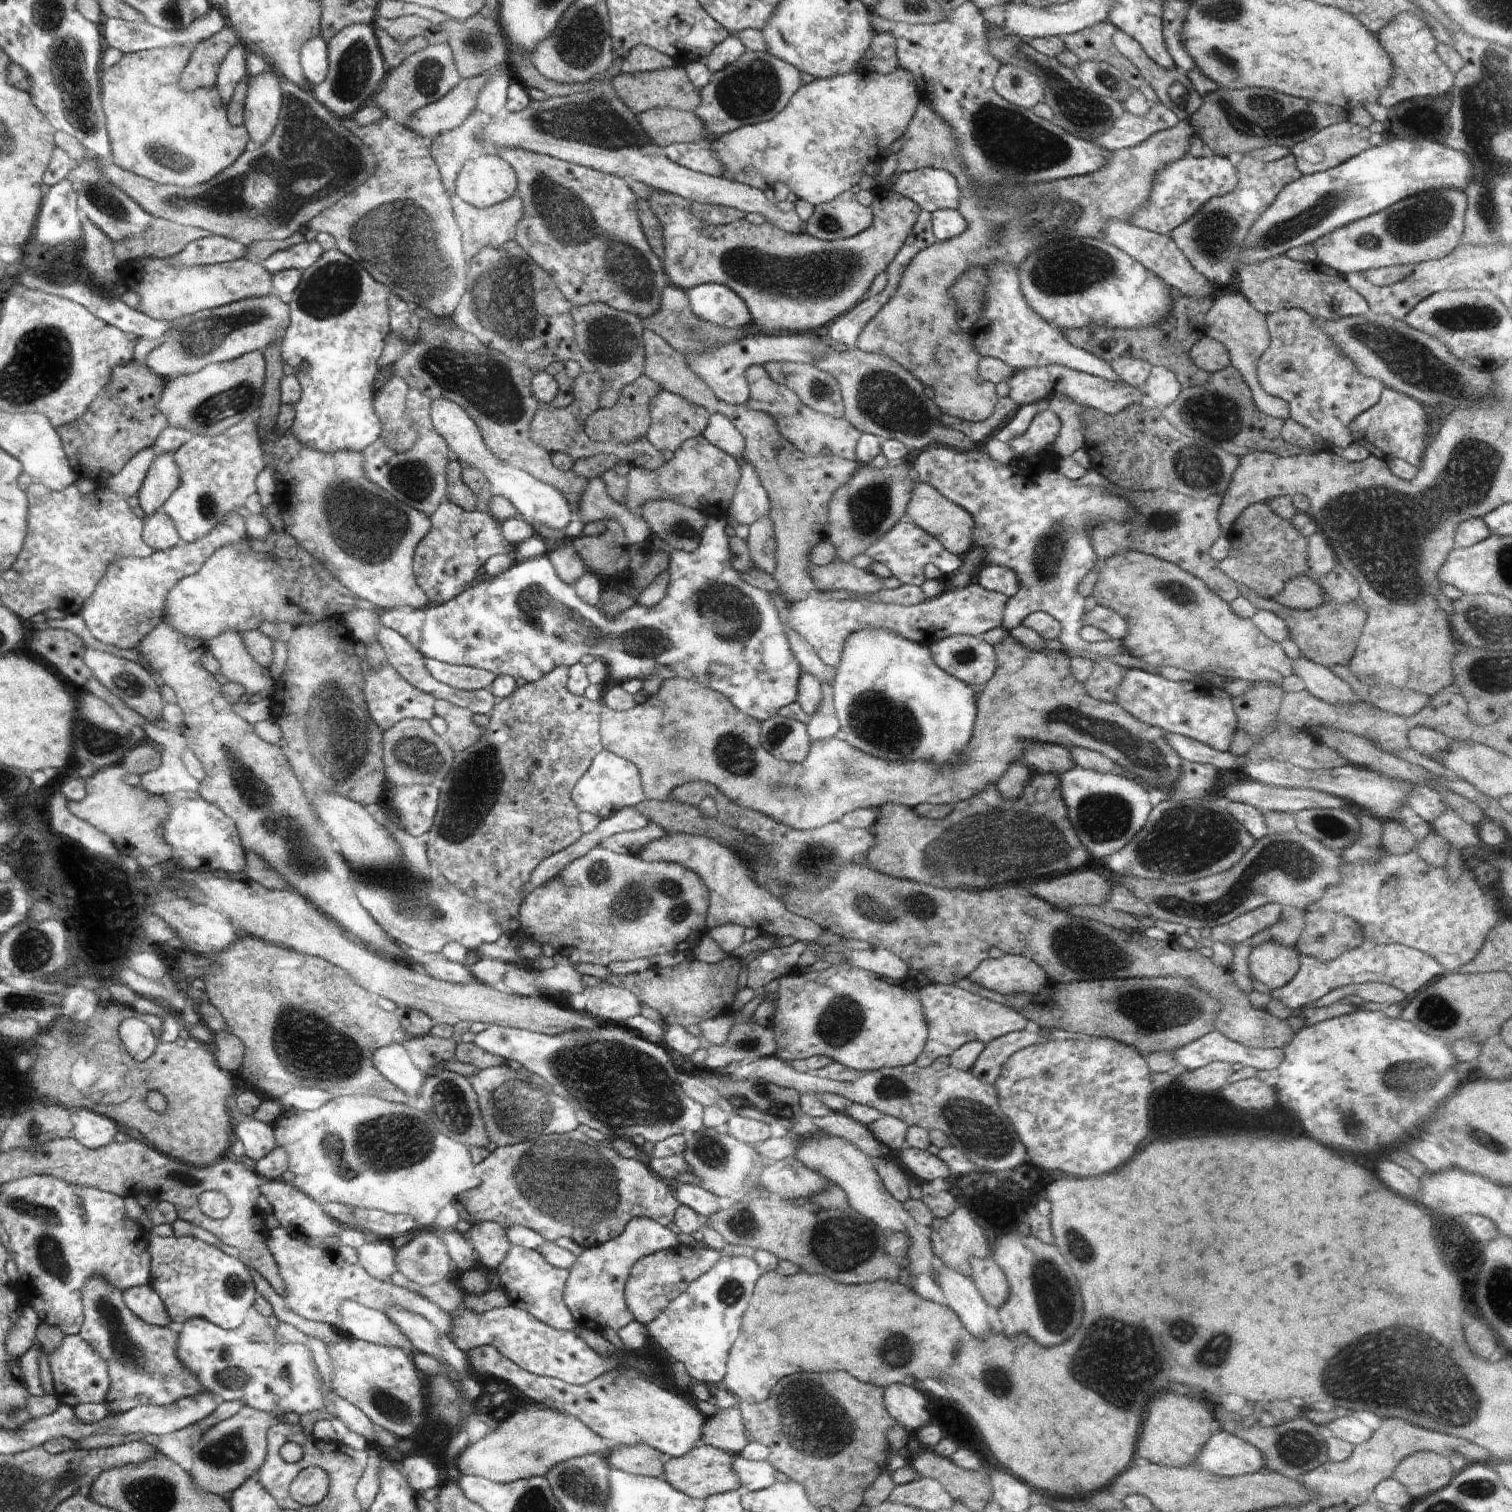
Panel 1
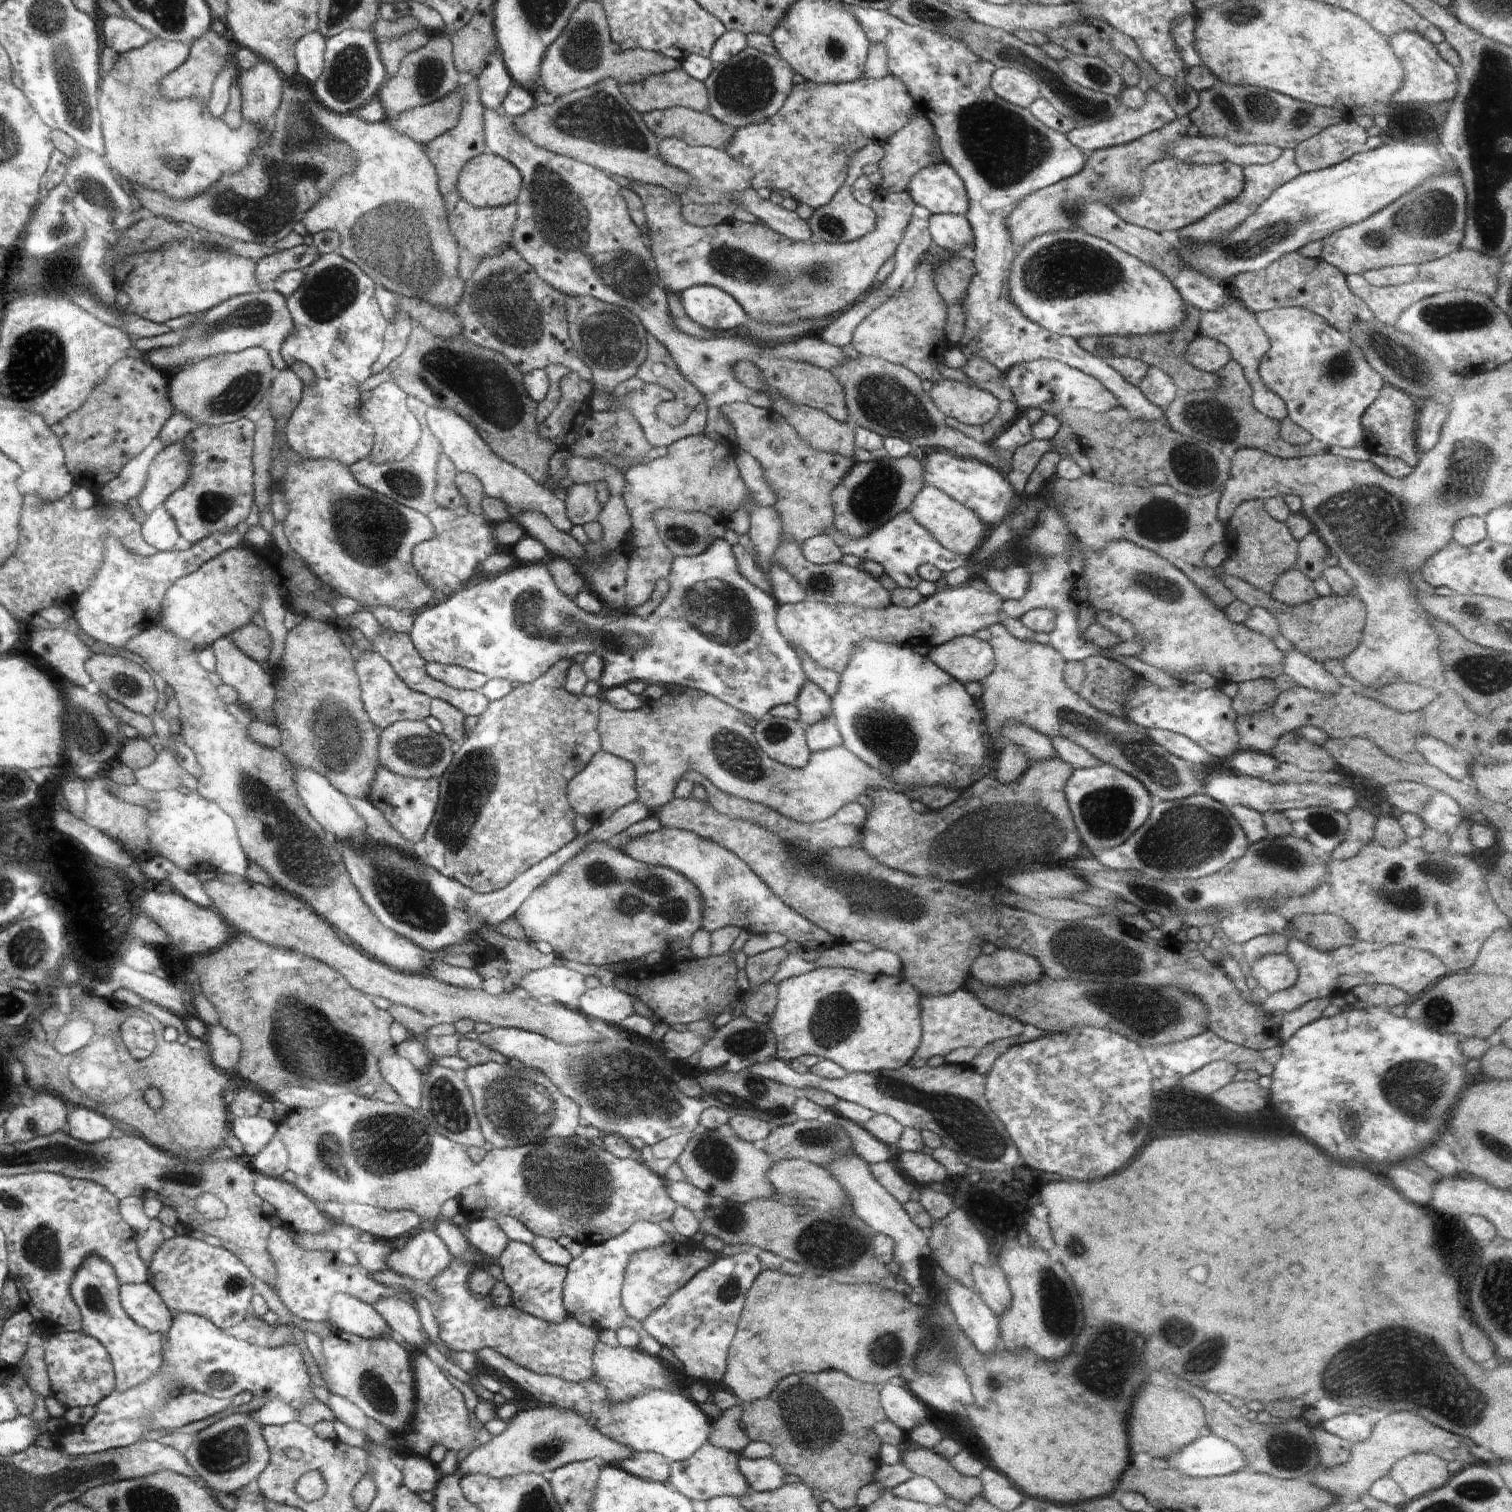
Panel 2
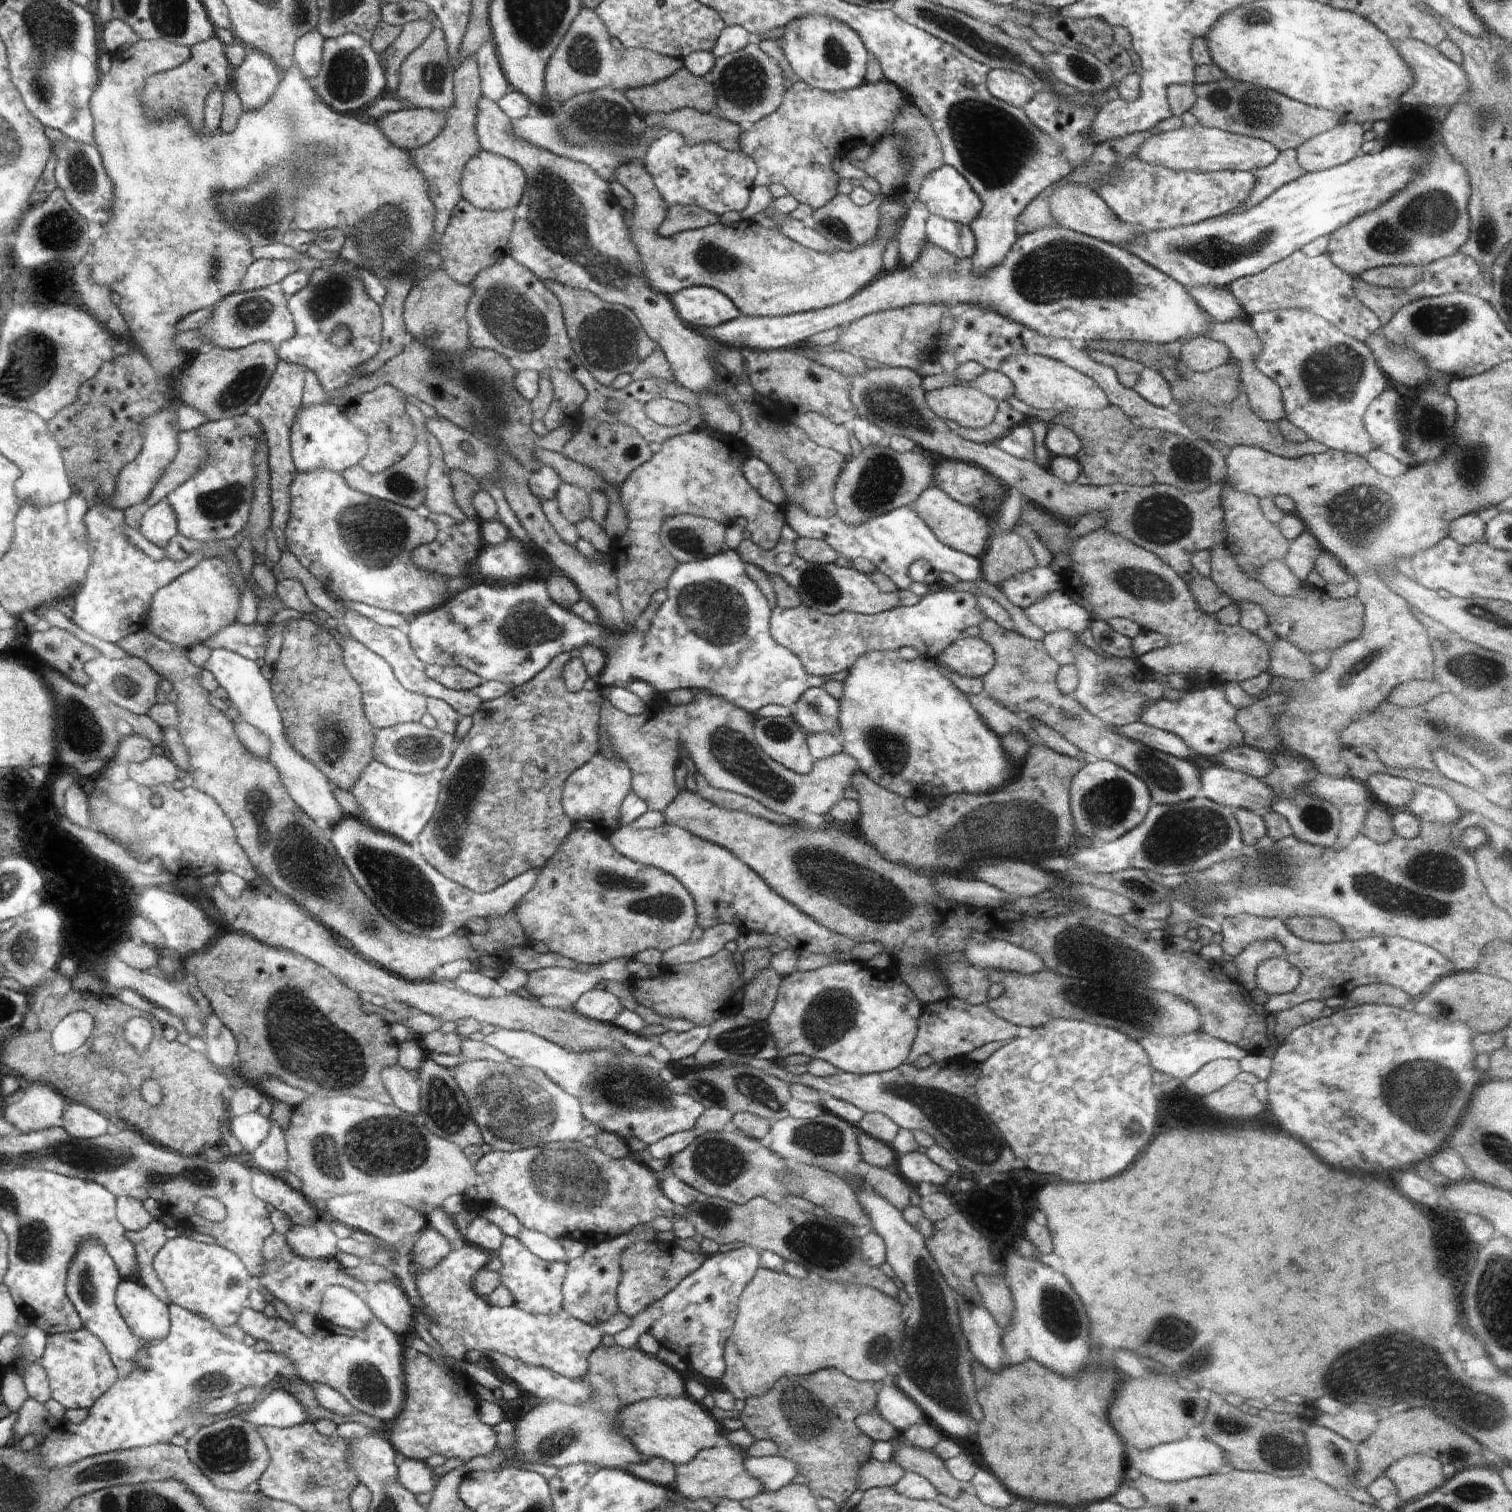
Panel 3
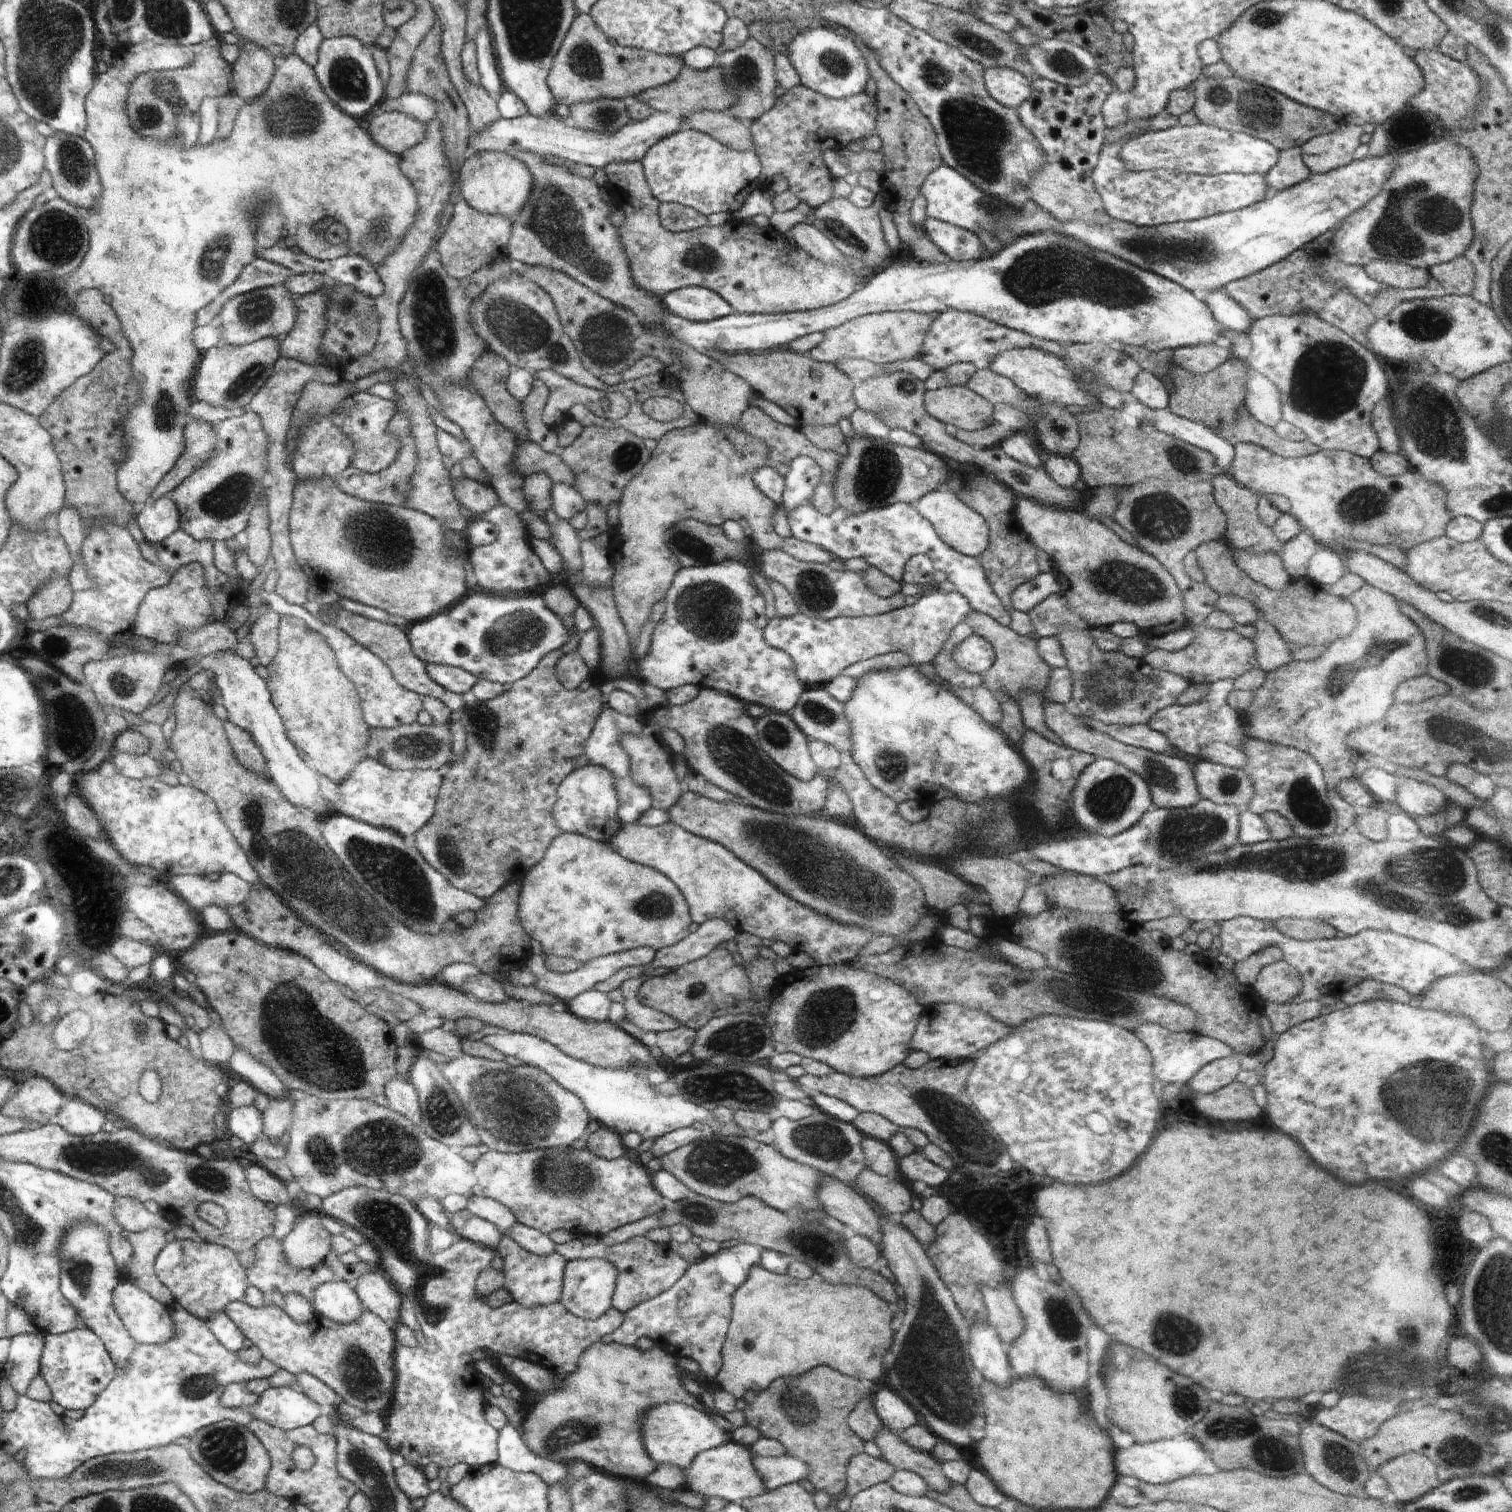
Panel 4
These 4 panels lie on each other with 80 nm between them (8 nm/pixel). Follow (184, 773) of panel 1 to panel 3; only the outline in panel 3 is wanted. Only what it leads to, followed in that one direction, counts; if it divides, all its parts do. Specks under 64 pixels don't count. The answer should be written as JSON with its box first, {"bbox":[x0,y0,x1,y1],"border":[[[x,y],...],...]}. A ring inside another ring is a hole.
{"bbox":[130,755,183,787],"border":[[[156,755],[143,763],[132,763],[130,766],[130,778],[145,787],[173,784],[183,776],[182,771],[171,757]]]}

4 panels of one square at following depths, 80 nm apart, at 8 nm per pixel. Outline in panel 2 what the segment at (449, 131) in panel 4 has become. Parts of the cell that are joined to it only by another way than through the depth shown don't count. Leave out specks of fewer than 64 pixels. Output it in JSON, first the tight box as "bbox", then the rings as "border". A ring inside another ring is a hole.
{"bbox":[378,35,460,122],"border":[[[443,35],[439,38],[430,36],[428,43],[422,48],[402,59],[400,70],[386,81],[386,86],[379,92],[378,99],[383,104],[386,120],[396,122],[401,112],[444,99],[446,95],[458,90],[458,79],[460,73],[453,59],[453,44],[444,39]]]}

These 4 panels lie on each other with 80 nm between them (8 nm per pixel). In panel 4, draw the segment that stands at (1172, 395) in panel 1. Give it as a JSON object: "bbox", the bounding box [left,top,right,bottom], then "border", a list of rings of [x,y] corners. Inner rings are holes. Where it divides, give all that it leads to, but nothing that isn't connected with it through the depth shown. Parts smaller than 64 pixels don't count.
{"bbox":[1131,369,1169,408],"border":[[[1141,369],[1138,376],[1135,376],[1131,393],[1150,408],[1169,408],[1169,394],[1166,387],[1157,376],[1146,369]]]}

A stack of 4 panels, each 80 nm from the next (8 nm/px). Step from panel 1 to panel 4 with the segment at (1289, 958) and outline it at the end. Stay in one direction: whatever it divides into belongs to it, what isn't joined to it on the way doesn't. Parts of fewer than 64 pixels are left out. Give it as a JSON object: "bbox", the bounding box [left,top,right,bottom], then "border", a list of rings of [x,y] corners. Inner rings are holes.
{"bbox":[1253,958,1303,1003],"border":[[[1283,958],[1263,966],[1253,984],[1256,993],[1264,1002],[1288,1003],[1299,995],[1303,980],[1297,970]]]}

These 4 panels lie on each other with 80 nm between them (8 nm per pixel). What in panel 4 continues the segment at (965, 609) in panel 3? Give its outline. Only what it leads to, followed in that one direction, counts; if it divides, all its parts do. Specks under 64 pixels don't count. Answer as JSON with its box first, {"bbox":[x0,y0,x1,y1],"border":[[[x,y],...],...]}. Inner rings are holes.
{"bbox":[763,589,974,688],"border":[[[934,589],[927,593],[921,593],[912,605],[904,605],[902,608],[876,616],[839,616],[824,620],[796,613],[789,617],[772,617],[767,621],[763,635],[764,640],[771,647],[779,648],[790,656],[791,661],[794,663],[797,677],[806,688],[824,688],[826,683],[837,677],[848,665],[860,662],[860,660],[874,658],[878,654],[905,652],[910,656],[911,662],[916,665],[932,664],[935,655],[940,652],[951,630],[957,624],[964,623],[973,612],[974,610],[969,600],[958,591],[946,593]]]}

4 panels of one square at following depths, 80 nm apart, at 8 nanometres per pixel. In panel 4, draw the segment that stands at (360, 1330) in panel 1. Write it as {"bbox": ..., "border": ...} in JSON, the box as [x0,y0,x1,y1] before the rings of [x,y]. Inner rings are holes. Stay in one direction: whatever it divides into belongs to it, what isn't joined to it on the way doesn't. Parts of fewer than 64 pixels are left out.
{"bbox":[312,1280,366,1323],"border":[[[343,1280],[324,1283],[316,1288],[312,1303],[316,1316],[326,1317],[329,1322],[356,1323],[366,1310],[352,1284]]]}

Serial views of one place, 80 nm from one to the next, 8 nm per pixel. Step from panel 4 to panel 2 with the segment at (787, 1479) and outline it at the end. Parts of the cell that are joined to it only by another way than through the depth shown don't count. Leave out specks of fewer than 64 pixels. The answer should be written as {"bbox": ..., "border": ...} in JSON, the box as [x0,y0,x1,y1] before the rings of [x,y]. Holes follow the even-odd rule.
{"bbox":[738,1456,786,1491],"border":[[[741,1456],[738,1466],[750,1491],[773,1491],[784,1484],[783,1476],[786,1474],[773,1458],[754,1460]]]}

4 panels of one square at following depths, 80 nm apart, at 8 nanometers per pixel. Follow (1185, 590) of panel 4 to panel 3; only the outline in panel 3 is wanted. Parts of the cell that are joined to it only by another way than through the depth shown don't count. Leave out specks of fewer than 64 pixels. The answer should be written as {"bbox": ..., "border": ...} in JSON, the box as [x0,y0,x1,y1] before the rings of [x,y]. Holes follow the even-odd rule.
{"bbox":[847,365,1231,615],"border":[[[882,365],[879,368],[866,367],[847,377],[850,381],[849,397],[857,416],[875,424],[889,436],[902,435],[932,454],[978,465],[1007,488],[1016,486],[1026,500],[1040,506],[1043,511],[1056,514],[1060,521],[1068,524],[1076,524],[1090,510],[1108,512],[1110,506],[1110,532],[1157,554],[1158,558],[1169,564],[1186,581],[1204,612],[1214,615],[1231,603],[1231,598],[1222,593],[1210,577],[1203,577],[1191,563],[1195,552],[1212,549],[1214,545],[1226,540],[1224,513],[1220,506],[1223,488],[1220,484],[1210,485],[1203,491],[1194,493],[1164,483],[1145,487],[1118,483],[1110,486],[1090,482],[1079,484],[1076,481],[1065,483],[1034,460],[1012,456],[996,443],[983,445],[966,440],[951,431],[945,424],[946,420],[934,414],[926,404],[927,393],[922,388],[923,377],[912,369]]]}

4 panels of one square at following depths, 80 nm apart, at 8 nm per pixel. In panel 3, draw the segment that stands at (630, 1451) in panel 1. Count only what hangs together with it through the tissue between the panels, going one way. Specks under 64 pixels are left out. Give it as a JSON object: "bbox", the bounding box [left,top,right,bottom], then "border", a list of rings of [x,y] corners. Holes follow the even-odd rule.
{"bbox":[624,1458,676,1489],"border":[[[644,1458],[636,1464],[629,1464],[624,1470],[636,1478],[666,1488],[673,1489],[676,1480],[675,1465],[663,1458]]]}

